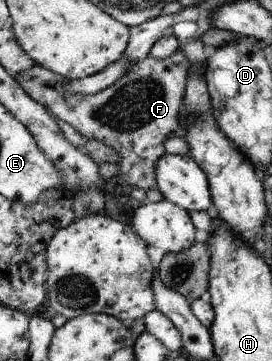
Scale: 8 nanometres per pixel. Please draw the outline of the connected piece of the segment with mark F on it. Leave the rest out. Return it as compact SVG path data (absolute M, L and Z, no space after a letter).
M177 51L167 59L147 57L127 71L111 87L95 95L81 95L67 91L65 77L35 64L23 73L23 91L34 101L43 105L53 117L69 123L85 139L95 139L119 153L116 182L127 183L133 188L157 188L157 159L164 155L164 142L180 133L179 120L184 116L184 87L189 70L189 59Z

